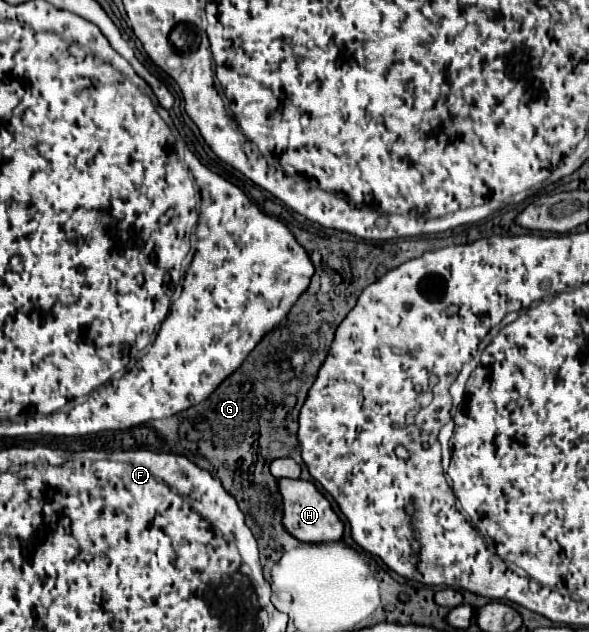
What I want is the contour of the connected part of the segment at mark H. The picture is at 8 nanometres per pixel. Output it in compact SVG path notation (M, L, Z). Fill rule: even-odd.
M279 479L281 495L283 495L283 525L285 529L301 541L307 543L325 543L325 541L341 541L345 533L343 521L331 509L331 503L319 493L319 489L311 481L303 479Z

